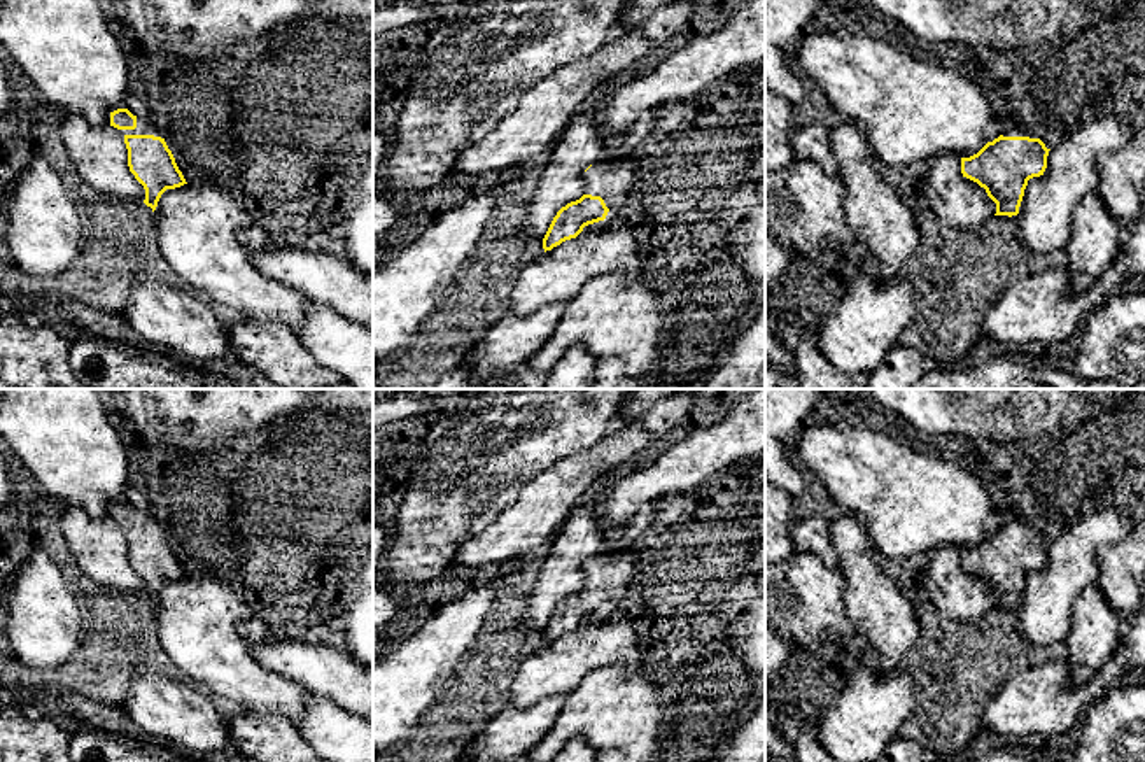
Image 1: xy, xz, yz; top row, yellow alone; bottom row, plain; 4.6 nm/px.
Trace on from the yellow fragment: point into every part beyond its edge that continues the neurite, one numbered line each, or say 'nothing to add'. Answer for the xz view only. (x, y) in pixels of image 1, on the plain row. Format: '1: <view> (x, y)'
1: xz (613, 570)

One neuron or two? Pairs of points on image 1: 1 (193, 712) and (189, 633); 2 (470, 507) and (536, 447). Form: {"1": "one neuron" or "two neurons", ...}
{"1": "two neurons", "2": "one neuron"}

